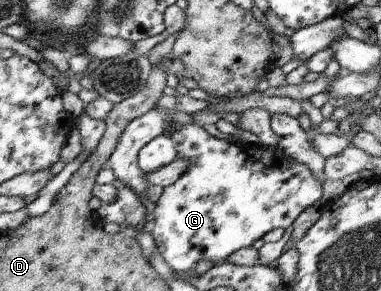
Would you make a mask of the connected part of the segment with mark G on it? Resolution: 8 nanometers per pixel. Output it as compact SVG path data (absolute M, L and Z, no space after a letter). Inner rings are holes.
M196 122L177 127L171 123L167 135L175 143L176 159L187 160L188 164L175 183L162 189L154 204L149 231L156 249L162 255L162 262L175 272L194 269L199 259L208 259L213 264L225 262L231 252L250 246L268 231L289 227L304 209L320 198L321 182L305 164L287 157L277 147L269 151L257 145L216 139Z

